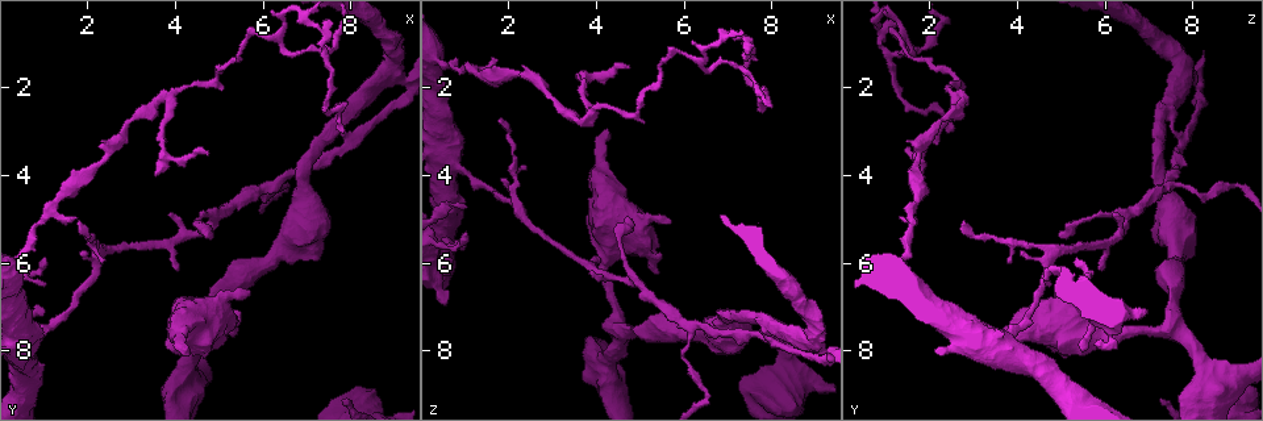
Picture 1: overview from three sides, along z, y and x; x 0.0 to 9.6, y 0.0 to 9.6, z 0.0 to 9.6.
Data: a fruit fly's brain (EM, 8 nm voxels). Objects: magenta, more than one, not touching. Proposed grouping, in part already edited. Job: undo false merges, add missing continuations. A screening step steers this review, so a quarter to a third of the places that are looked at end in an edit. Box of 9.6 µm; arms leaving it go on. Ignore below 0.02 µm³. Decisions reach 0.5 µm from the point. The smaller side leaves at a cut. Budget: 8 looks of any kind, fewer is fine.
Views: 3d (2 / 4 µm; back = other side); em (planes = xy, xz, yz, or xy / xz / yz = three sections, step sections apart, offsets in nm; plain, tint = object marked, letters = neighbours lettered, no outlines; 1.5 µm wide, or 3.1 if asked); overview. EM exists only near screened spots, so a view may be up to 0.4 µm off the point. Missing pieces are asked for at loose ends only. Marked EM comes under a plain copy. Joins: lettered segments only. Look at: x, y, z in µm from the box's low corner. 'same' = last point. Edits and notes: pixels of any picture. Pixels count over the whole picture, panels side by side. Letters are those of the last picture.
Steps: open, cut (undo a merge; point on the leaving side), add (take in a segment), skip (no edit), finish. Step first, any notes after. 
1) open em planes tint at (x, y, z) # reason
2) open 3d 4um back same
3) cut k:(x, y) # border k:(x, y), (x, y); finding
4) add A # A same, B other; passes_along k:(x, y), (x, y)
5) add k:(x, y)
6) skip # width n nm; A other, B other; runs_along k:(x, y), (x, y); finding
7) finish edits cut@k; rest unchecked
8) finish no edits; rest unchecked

open em xz step 4 tint at (4.80, 3.50, 1.50) # thin end

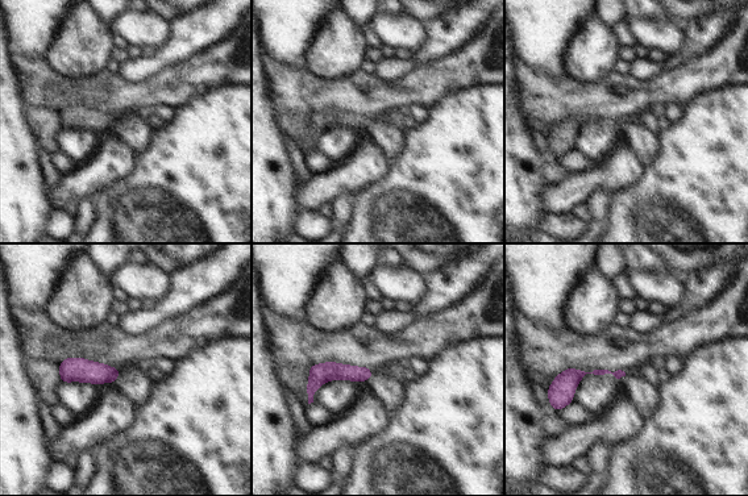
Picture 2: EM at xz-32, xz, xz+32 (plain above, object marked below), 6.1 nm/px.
open em planes letters same # cut it another way

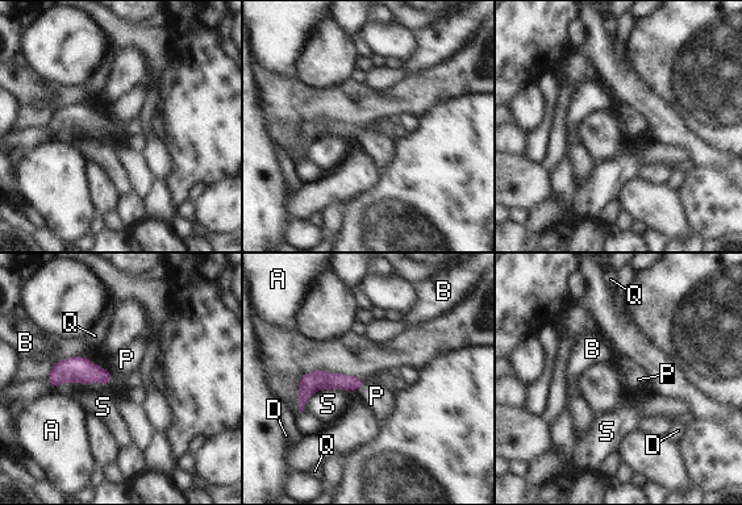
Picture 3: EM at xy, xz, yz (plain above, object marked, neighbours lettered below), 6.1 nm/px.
add P # A other, B other, D other, P same, Q other, S other; it goes on there

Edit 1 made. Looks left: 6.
open overview # see it whole again

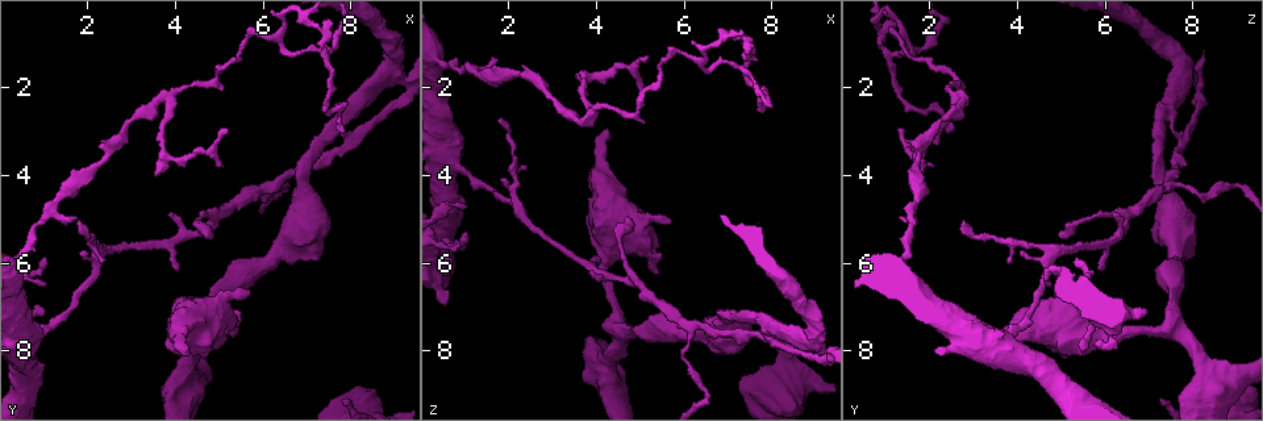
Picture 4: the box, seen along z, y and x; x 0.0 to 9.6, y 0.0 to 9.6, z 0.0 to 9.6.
open em planes letters at (1.85, 5.80, 4.10)

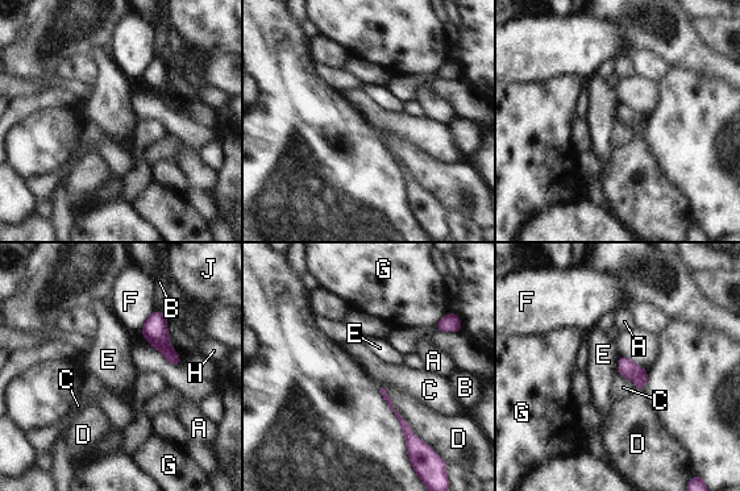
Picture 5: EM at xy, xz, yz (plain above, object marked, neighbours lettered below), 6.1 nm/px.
skip # A other, B other, C other, D other, E other, F other, G other, H other, J other; border 5:(619, 356), (618, 374); none of them fits

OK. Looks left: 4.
open 3d 4um back at (8.85, 1.70, 7.75)

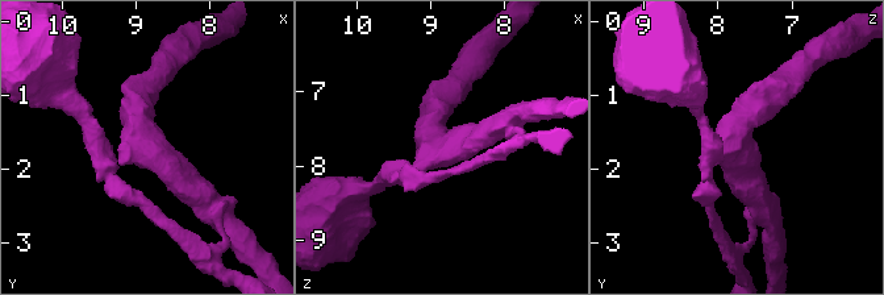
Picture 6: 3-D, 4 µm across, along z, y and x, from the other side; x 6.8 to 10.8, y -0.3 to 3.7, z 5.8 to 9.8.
open em planes letters at (8.80, 1.65, 7.75) # arms 4

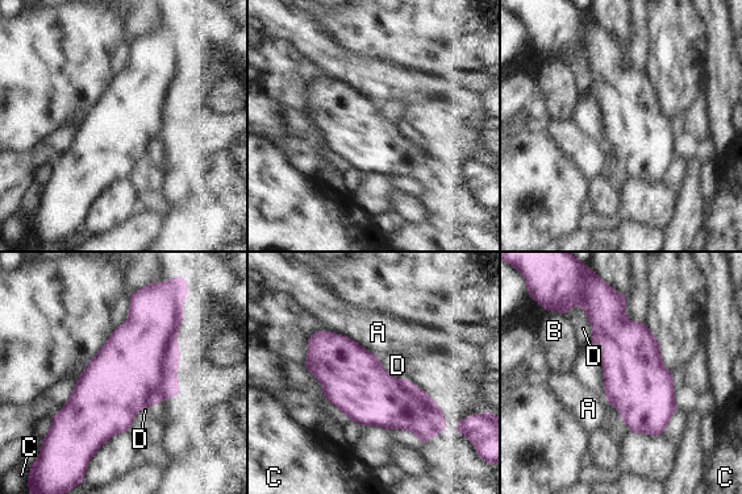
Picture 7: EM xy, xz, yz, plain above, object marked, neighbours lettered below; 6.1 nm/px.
skip # A other, B other, C other, D other; border 7:(578, 304), (591, 326), (593, 343); continuous, no second cell

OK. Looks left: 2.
finish edits add@3; rest unchecked

